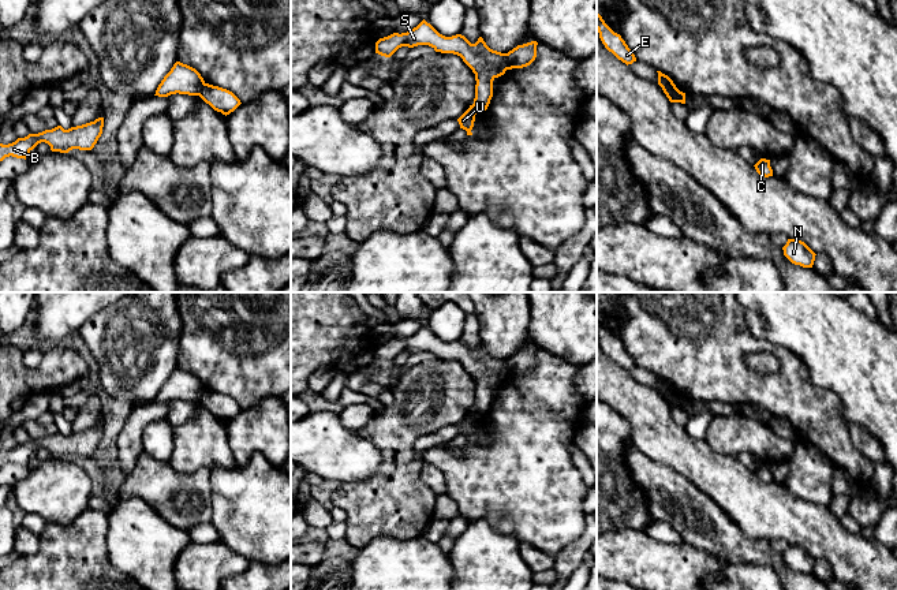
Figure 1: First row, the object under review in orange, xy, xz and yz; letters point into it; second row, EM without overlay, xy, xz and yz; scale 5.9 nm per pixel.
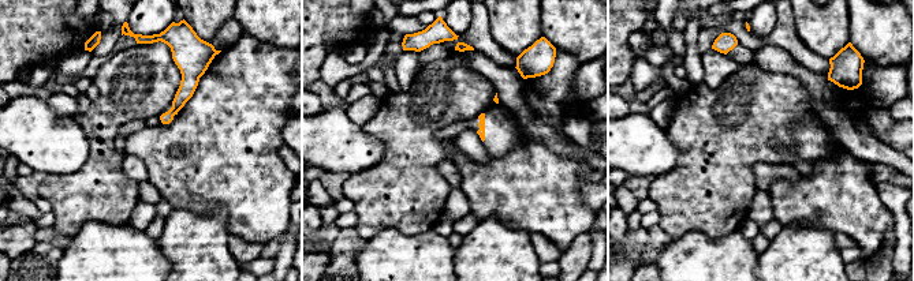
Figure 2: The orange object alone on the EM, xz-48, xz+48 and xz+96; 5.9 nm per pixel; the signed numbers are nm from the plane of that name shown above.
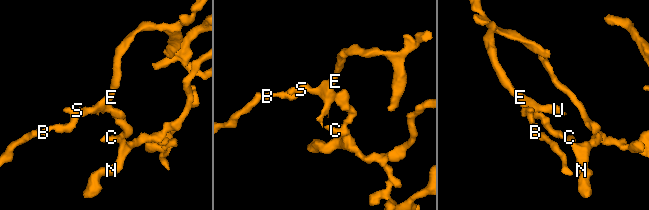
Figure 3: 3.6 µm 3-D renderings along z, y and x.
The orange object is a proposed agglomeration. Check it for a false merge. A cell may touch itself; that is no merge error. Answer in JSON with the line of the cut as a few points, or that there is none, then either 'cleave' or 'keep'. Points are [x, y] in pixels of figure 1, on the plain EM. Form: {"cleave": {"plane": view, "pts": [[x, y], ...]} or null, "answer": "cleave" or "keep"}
{"cleave": {"plane": "xz", "pts": [[507, 359], [505, 374]]}, "answer": "cleave"}

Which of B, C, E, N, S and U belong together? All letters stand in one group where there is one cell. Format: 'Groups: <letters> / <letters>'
Groups: B E S U / C N

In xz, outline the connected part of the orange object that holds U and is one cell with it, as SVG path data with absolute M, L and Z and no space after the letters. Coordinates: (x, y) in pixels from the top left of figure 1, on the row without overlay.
M425 325L407 339L393 339L380 344L375 348L375 359L390 363L401 352L418 351L429 351L436 358L457 361L475 380L474 410L457 425L460 434L466 436L467 441L472 441L475 421L486 417L493 403L493 387L507 377L507 359L490 355L482 343L475 350L461 340L445 343Z

